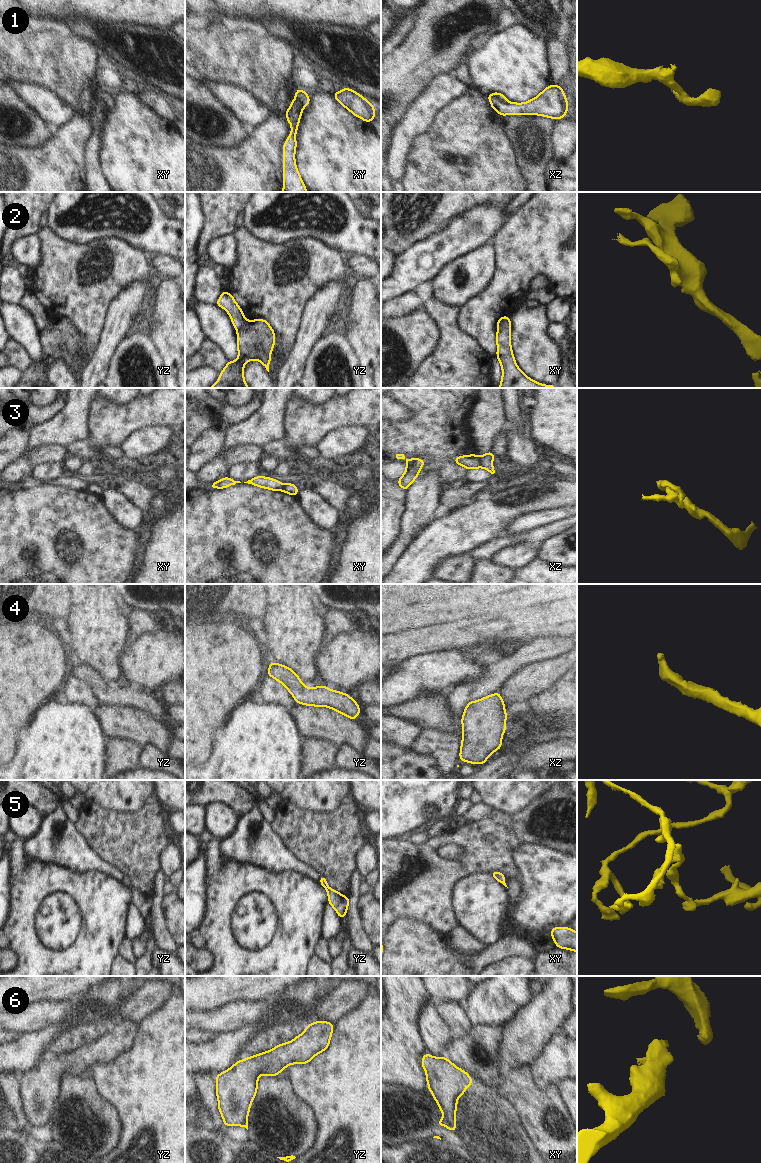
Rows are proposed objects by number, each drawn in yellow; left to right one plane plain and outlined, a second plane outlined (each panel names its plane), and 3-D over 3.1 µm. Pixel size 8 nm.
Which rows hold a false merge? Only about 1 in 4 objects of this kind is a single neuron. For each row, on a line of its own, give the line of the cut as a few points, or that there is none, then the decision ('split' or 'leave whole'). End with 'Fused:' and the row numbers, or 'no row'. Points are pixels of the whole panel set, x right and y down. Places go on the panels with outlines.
1: cut in xz along (491, 94), (501, 100), (506, 100); split
2: cut in xy along (509, 320), (497, 324); split
3: cut in xz along (478, 456), (481, 466); split
4: no cut; leave whole
5: no cut; leave whole
6: cut in xy along (444, 1117), (450, 1125), (455, 1124); split
Fused: 1, 2, 3, 6

